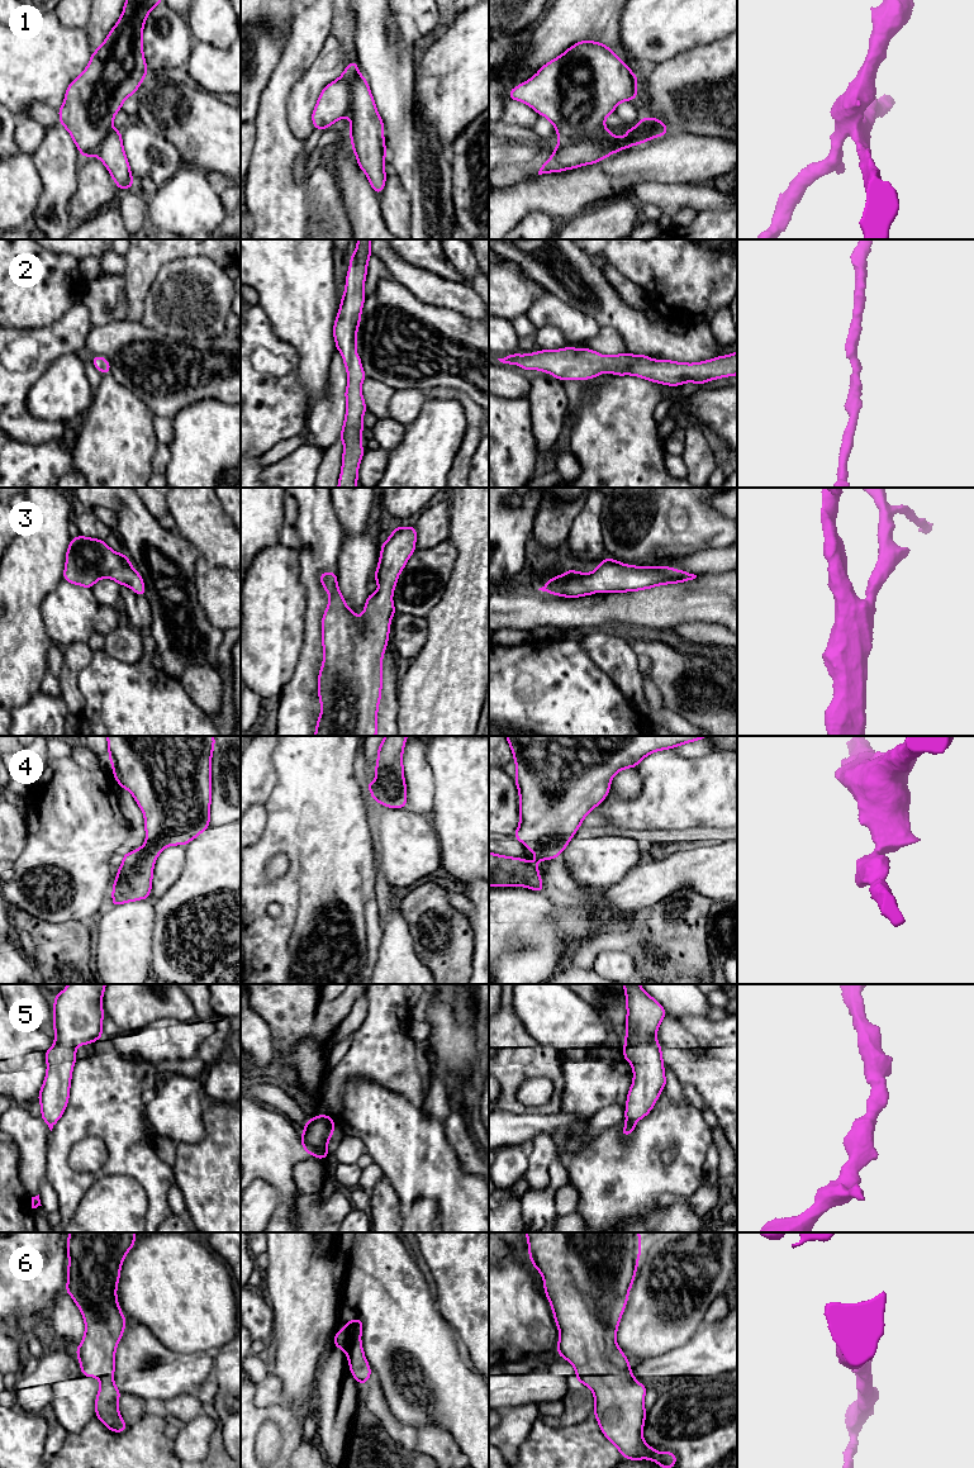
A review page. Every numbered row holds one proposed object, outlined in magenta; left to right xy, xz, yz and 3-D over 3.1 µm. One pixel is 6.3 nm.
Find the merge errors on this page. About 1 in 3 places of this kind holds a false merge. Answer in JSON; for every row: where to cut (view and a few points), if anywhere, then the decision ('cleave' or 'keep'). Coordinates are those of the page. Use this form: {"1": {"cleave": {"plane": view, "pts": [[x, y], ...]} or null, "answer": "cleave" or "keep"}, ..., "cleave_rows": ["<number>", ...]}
{"1": {"cleave": {"plane": "yz", "pts": [[608, 132], [598, 138], [585, 138], [557, 145]]}, "answer": "cleave"}, "2": {"cleave": null, "answer": "keep"}, "3": {"cleave": null, "answer": "keep"}, "4": {"cleave": null, "answer": "keep"}, "5": {"cleave": null, "answer": "keep"}, "6": {"cleave": null, "answer": "keep"}, "cleave_rows": ["1"]}

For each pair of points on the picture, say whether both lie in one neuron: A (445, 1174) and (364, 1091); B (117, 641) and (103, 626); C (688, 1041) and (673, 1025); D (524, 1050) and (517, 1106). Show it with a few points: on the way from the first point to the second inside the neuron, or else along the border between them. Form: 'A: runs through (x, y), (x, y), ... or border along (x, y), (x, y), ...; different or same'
A: runs through (427, 1153), (385, 1112); same
B: border along (122, 621), (105, 636); different
C: runs through (684, 1037), (675, 1029); same
D: runs through (513, 1064), (511, 1067), (511, 1092); same

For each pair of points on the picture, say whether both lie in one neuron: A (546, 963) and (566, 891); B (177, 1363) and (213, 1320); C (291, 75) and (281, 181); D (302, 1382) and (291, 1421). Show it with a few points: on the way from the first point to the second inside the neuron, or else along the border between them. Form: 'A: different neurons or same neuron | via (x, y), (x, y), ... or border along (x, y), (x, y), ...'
A: different neurons | border along (543, 891), (556, 906)
B: different neurons | border along (158, 1340), (176, 1352), (212, 1353)
C: same neuron | via (276, 101), (276, 155)
D: different neurons | border along (305, 1400), (299, 1406), (283, 1406), (279, 1404)

